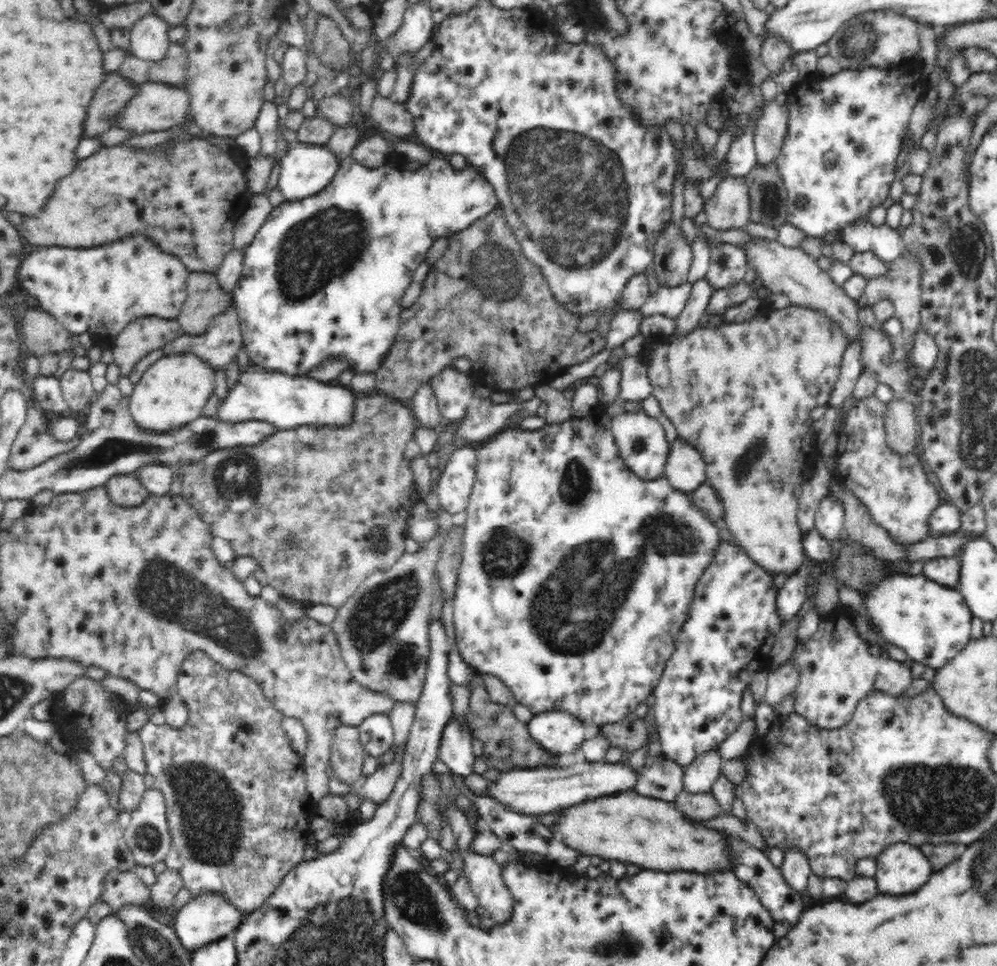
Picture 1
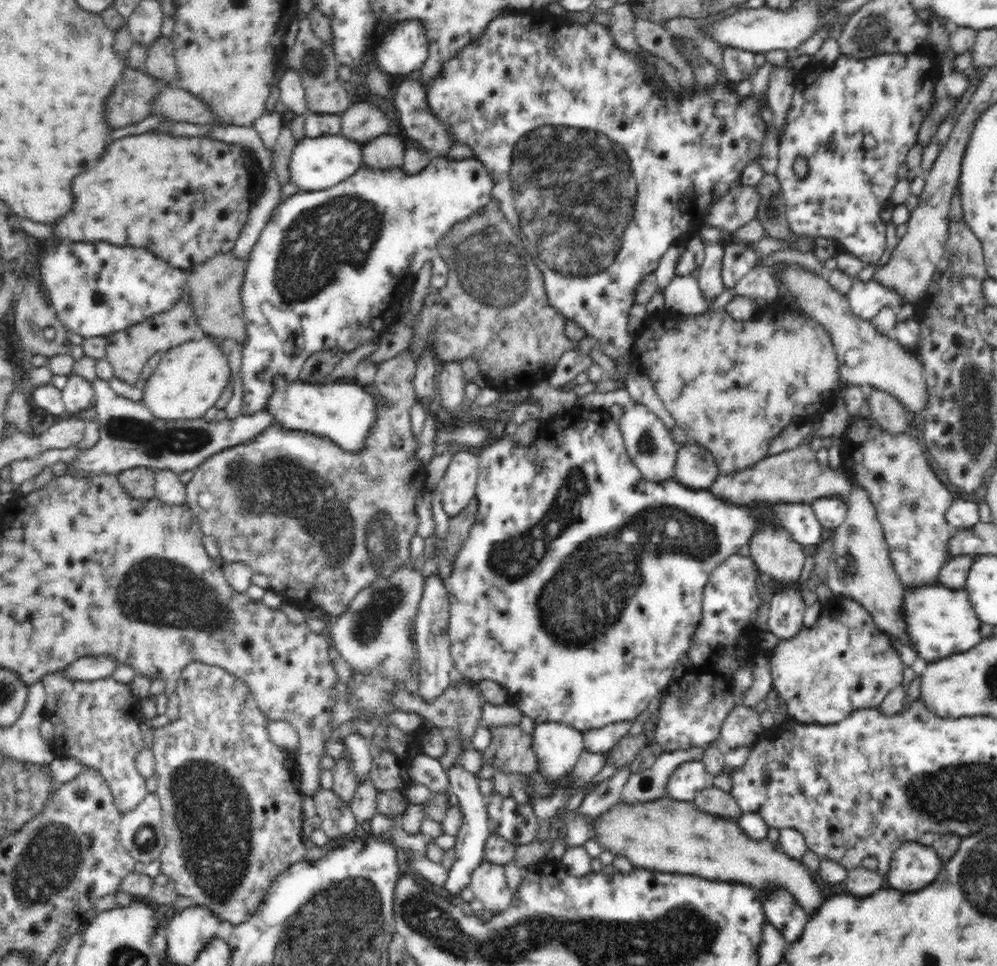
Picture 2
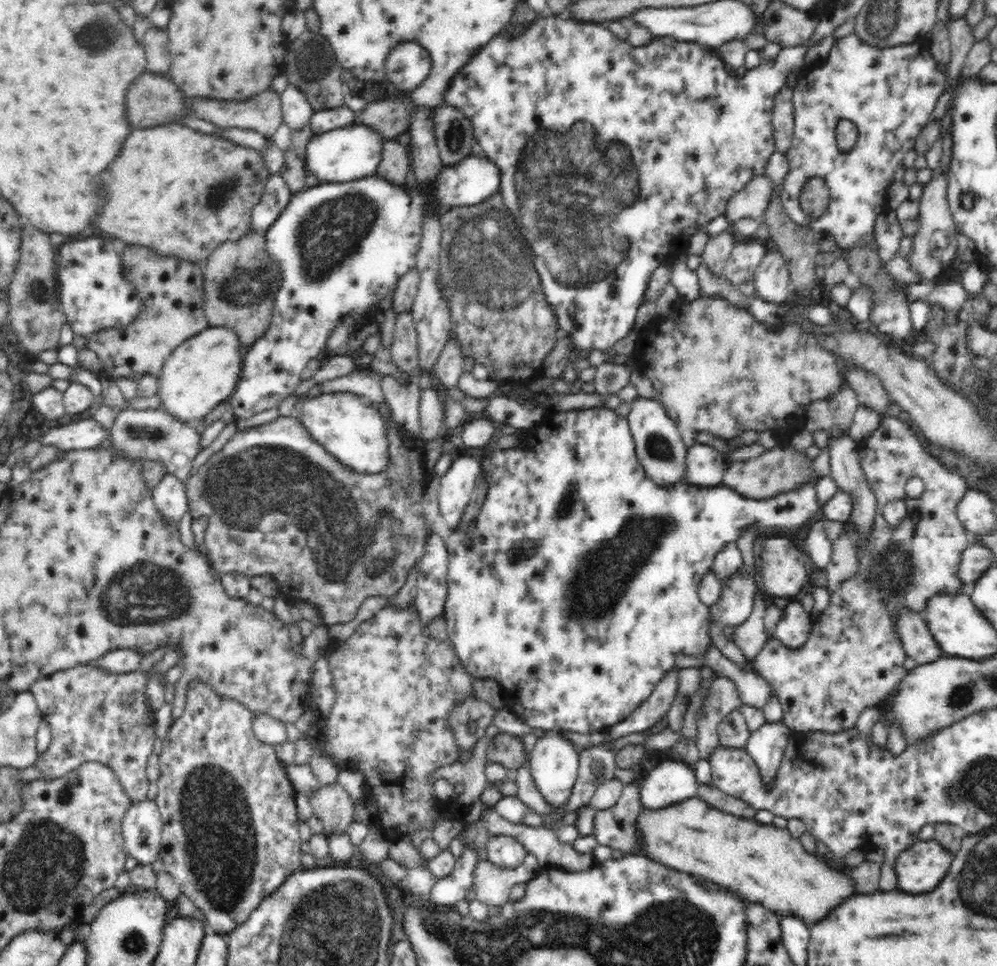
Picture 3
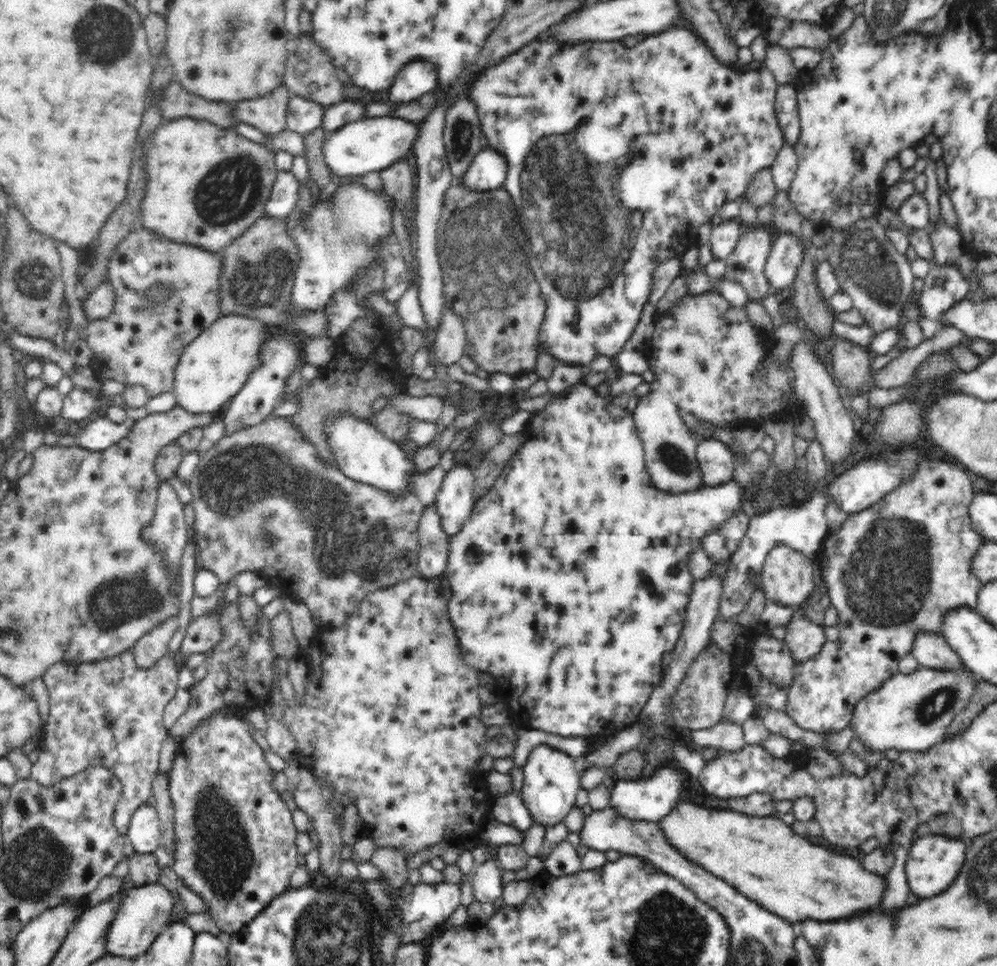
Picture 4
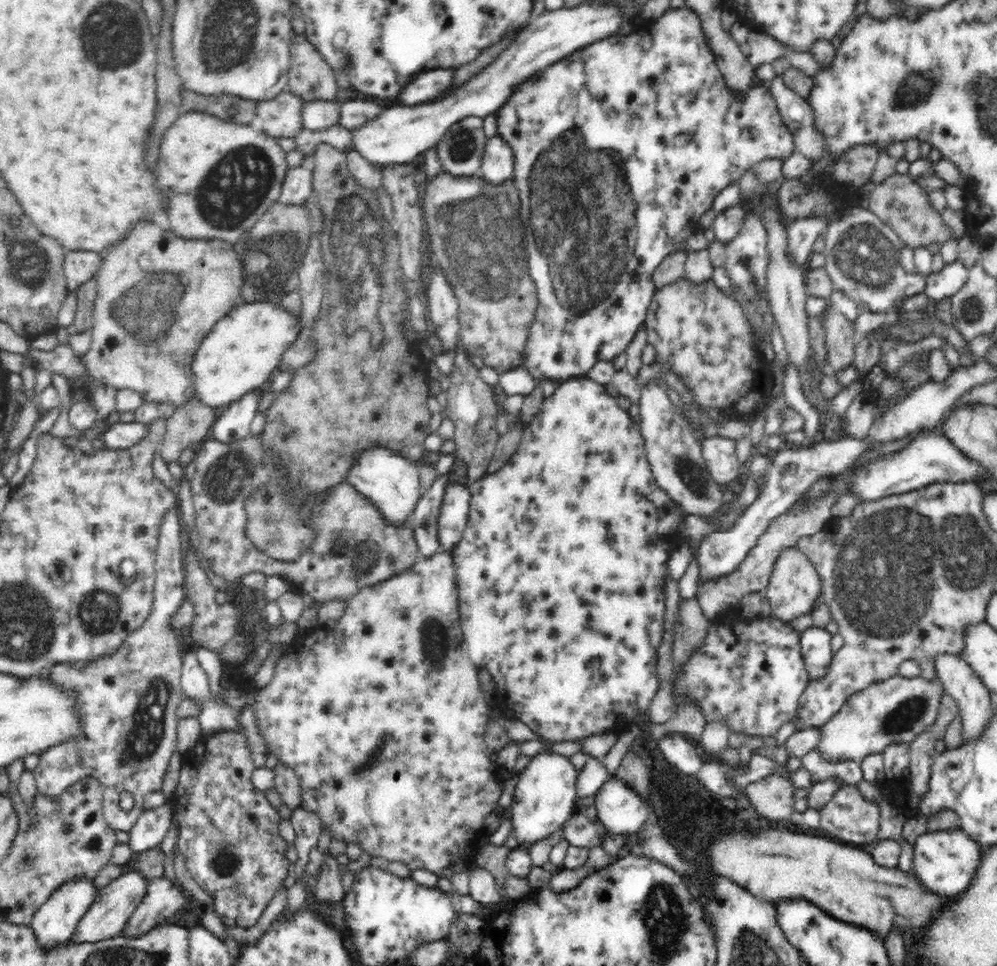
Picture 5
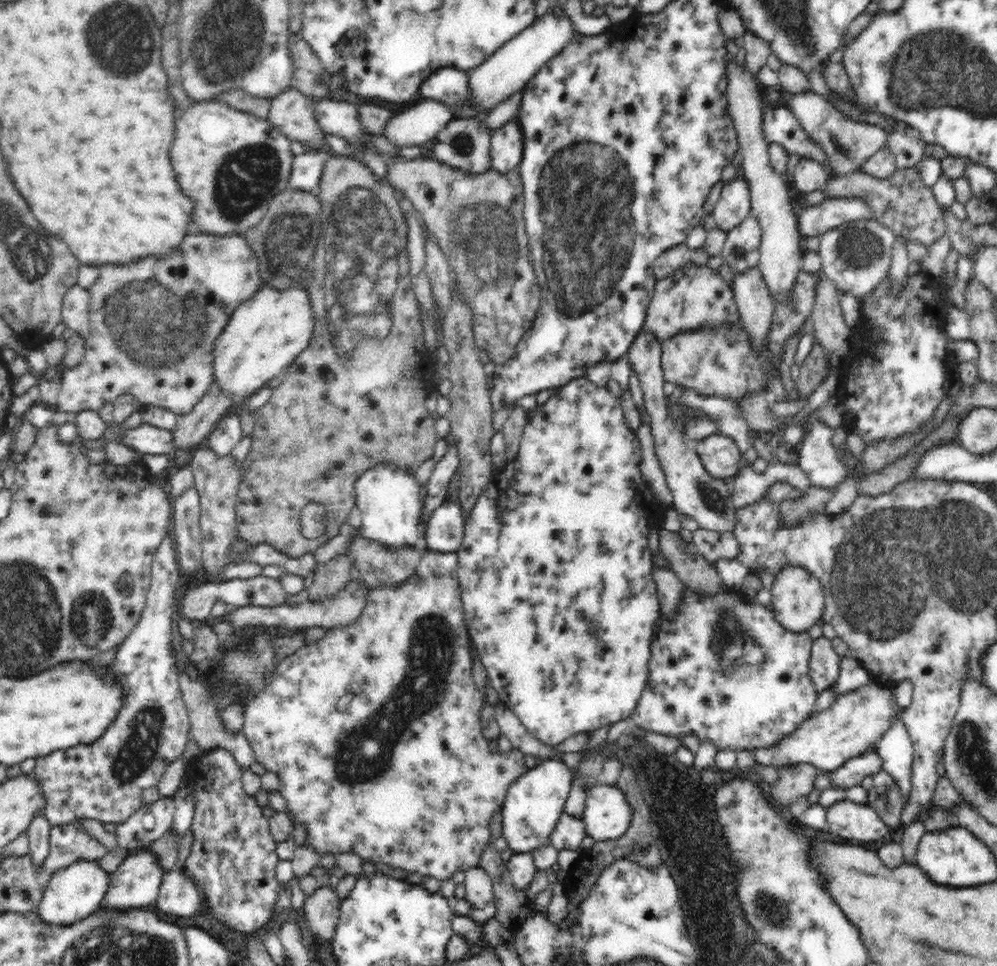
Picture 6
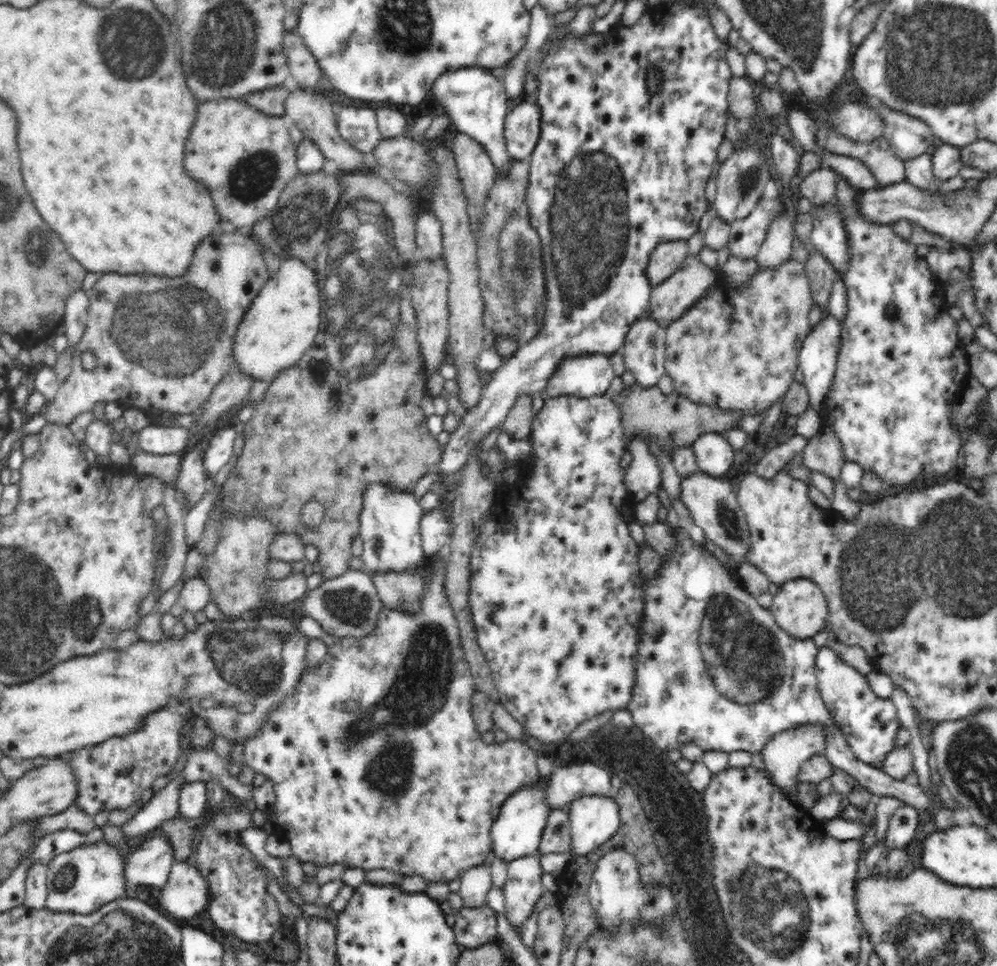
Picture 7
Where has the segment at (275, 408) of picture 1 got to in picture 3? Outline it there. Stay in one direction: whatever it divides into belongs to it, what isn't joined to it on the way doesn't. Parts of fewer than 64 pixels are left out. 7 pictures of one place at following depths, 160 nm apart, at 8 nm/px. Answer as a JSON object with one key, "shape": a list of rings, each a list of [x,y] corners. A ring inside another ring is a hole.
{"shape":[[[338,392],[321,394],[312,400],[299,398],[296,408],[307,432],[346,467],[365,474],[381,473],[388,468],[385,421],[380,412],[372,406],[366,406],[360,396],[352,392]]]}

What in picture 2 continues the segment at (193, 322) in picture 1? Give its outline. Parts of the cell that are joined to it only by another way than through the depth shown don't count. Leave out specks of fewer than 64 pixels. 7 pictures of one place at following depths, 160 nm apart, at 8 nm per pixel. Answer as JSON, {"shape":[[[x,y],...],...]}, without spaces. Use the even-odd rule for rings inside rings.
{"shape":[[[233,250],[216,254],[189,270],[190,281],[187,284],[187,289],[194,298],[192,304],[200,329],[219,340],[232,339],[241,346],[247,342],[246,320],[243,319],[242,288],[248,259],[248,255],[246,258],[236,256]]]}

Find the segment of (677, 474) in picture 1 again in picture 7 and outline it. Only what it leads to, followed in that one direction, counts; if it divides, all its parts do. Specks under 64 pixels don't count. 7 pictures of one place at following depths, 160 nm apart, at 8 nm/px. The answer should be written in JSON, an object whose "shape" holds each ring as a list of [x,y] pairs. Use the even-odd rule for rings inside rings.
{"shape":[[[704,433],[698,436],[691,444],[694,456],[697,460],[697,465],[706,474],[715,477],[723,477],[729,468],[735,467],[740,455],[735,452],[726,437],[720,433]]]}

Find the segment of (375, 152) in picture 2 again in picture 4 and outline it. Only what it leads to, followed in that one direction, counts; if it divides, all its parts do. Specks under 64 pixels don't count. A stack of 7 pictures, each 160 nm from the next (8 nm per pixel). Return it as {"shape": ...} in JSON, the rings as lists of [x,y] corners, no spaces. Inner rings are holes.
{"shape":[[[406,160],[395,162],[388,168],[381,170],[379,175],[383,182],[382,190],[386,191],[386,195],[388,195],[390,199],[394,199],[394,203],[398,203],[398,206],[401,208],[402,212],[410,212],[410,217],[406,217],[406,220],[410,220],[413,216],[412,210],[415,208],[414,170],[412,170],[412,166],[410,166]]]}

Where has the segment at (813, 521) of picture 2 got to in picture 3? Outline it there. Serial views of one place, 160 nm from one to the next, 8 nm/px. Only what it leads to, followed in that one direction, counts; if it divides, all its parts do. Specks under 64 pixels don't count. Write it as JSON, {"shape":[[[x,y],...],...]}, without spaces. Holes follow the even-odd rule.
{"shape":[[[605,406],[580,410],[552,411],[552,413],[554,413],[554,418],[552,418],[552,424],[550,424],[550,426],[554,428],[552,438],[558,434],[556,444],[550,444],[550,442],[548,442],[548,444],[540,444],[540,442],[537,442],[536,446],[533,448],[522,450],[521,452],[510,451],[501,453],[499,450],[495,450],[493,455],[485,458],[481,462],[482,469],[486,470],[486,472],[484,472],[484,478],[487,479],[488,484],[485,501],[476,515],[476,518],[470,519],[470,522],[468,522],[466,526],[459,526],[459,528],[456,528],[452,532],[447,532],[444,536],[449,564],[447,567],[447,598],[444,604],[443,614],[445,615],[446,628],[453,649],[459,658],[459,662],[462,663],[463,667],[466,669],[466,672],[469,672],[474,678],[494,679],[502,686],[502,688],[506,688],[506,690],[508,690],[508,696],[512,698],[512,710],[516,710],[516,708],[520,710],[520,706],[522,706],[522,712],[516,712],[516,715],[521,716],[521,719],[528,724],[528,726],[531,726],[533,730],[543,730],[544,733],[555,732],[556,734],[560,734],[562,731],[572,731],[575,732],[575,734],[589,735],[596,731],[606,730],[606,728],[613,727],[615,724],[626,720],[626,718],[628,718],[642,703],[645,702],[646,699],[649,698],[650,695],[653,694],[654,687],[664,679],[664,676],[675,668],[674,656],[676,656],[676,654],[682,652],[682,654],[685,654],[686,656],[700,656],[700,654],[710,646],[710,642],[713,642],[713,637],[709,632],[709,606],[706,606],[706,604],[700,600],[700,597],[698,596],[698,587],[702,580],[702,576],[711,572],[714,556],[722,551],[722,548],[728,546],[729,543],[732,543],[732,540],[738,540],[738,536],[740,536],[750,524],[756,524],[758,530],[762,530],[762,532],[768,532],[768,530],[782,530],[784,534],[788,534],[788,532],[794,532],[794,534],[796,534],[796,532],[800,532],[802,528],[808,528],[808,524],[812,522],[812,518],[816,516],[816,512],[821,510],[820,504],[818,503],[818,497],[816,497],[816,485],[821,477],[812,478],[810,482],[804,482],[804,484],[796,486],[794,490],[788,490],[788,492],[778,493],[774,497],[760,500],[746,498],[741,494],[738,494],[735,490],[732,490],[730,487],[722,484],[706,488],[686,483],[680,483],[671,487],[661,487],[652,481],[651,478],[646,476],[644,467],[638,460],[635,442],[630,433],[630,426],[627,418],[619,416],[618,412],[612,411]],[[596,436],[600,436],[600,444],[590,444],[590,440],[596,440]],[[628,504],[636,504],[636,506],[628,506]],[[552,522],[554,522],[554,526],[548,526],[548,524],[552,524]],[[552,528],[554,528],[554,530],[552,530]],[[544,532],[554,532],[554,534],[544,534]],[[616,532],[620,532],[620,534],[616,534]],[[598,550],[604,550],[604,552],[612,554],[612,558],[610,558],[610,556],[582,556],[582,554],[590,554],[590,552],[598,552]],[[602,558],[610,558],[610,560],[602,560]],[[520,576],[522,576],[522,578],[520,578]],[[590,588],[602,588],[602,604],[596,602],[596,596],[594,596],[594,598],[592,598],[592,596],[588,598],[588,594],[590,594],[588,590],[590,590]],[[586,600],[594,600],[594,602],[590,602],[590,606],[588,606]]]}

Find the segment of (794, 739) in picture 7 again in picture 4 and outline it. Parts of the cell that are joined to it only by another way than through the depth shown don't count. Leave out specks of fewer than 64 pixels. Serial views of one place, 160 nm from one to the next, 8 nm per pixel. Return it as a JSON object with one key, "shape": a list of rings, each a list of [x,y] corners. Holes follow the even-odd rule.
{"shape":[[[920,666],[912,674],[898,672],[857,703],[849,727],[854,731],[854,739],[866,750],[925,751],[943,740],[946,726],[964,710],[976,682],[972,671],[954,674],[950,670]]]}

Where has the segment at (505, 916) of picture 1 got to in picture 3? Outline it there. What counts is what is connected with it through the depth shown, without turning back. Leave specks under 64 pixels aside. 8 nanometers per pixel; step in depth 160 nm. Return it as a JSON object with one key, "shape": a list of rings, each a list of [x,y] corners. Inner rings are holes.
{"shape":[[[529,853],[518,868],[502,868],[488,860],[479,861],[473,880],[476,899],[488,906],[503,906],[509,902],[512,887],[533,879],[540,867],[537,858]]]}

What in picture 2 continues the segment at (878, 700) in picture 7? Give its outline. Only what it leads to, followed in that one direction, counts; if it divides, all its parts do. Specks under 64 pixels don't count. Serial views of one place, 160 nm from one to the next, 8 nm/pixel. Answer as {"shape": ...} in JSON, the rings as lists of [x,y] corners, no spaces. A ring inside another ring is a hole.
{"shape":[[[776,588],[770,602],[769,618],[767,621],[770,632],[780,640],[790,640],[804,627],[805,600],[800,592],[788,588],[782,591]]]}

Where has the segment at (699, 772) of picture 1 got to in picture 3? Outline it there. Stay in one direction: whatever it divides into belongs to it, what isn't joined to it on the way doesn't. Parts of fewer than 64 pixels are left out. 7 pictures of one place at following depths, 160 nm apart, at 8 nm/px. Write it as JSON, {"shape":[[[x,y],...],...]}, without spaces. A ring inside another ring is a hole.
{"shape":[[[664,761],[644,772],[639,789],[641,807],[666,808],[697,797],[700,783],[695,772],[695,767],[676,761]]]}

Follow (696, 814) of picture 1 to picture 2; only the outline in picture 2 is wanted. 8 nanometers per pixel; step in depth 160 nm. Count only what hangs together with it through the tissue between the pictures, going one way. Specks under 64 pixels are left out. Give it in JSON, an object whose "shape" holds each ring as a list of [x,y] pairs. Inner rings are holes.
{"shape":[[[708,786],[703,789],[696,798],[694,805],[698,810],[707,812],[708,814],[718,815],[720,817],[738,820],[743,810],[735,802],[735,799],[724,790]]]}

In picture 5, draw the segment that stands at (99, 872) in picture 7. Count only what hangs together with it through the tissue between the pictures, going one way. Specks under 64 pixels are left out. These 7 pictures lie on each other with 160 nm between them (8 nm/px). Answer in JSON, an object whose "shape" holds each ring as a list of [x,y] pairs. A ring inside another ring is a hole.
{"shape":[[[74,878],[52,892],[50,899],[41,905],[41,908],[34,914],[29,924],[39,943],[44,948],[52,948],[57,943],[69,940],[82,917],[86,915],[86,912],[94,904],[98,891],[99,889],[94,884],[94,879]]]}

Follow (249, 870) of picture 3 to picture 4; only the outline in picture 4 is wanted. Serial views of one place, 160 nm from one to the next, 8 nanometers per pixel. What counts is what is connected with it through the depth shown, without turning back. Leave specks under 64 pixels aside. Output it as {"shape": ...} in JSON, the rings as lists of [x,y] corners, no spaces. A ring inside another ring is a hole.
{"shape":[[[222,710],[212,713],[209,717],[203,718],[195,728],[187,734],[184,739],[179,742],[174,758],[174,766],[170,772],[169,790],[171,803],[175,809],[175,823],[177,843],[175,846],[175,861],[170,864],[170,867],[176,871],[183,883],[190,890],[193,890],[198,896],[202,897],[208,905],[208,914],[216,921],[218,928],[231,935],[242,930],[251,920],[254,920],[258,913],[262,913],[264,909],[274,900],[286,891],[289,886],[290,878],[293,872],[297,869],[298,850],[296,849],[296,828],[292,821],[292,812],[288,810],[286,804],[280,800],[280,793],[274,792],[271,786],[273,778],[273,770],[265,762],[264,750],[254,741],[248,725],[242,721],[242,718],[234,717],[234,715],[220,715],[225,713]]]}

